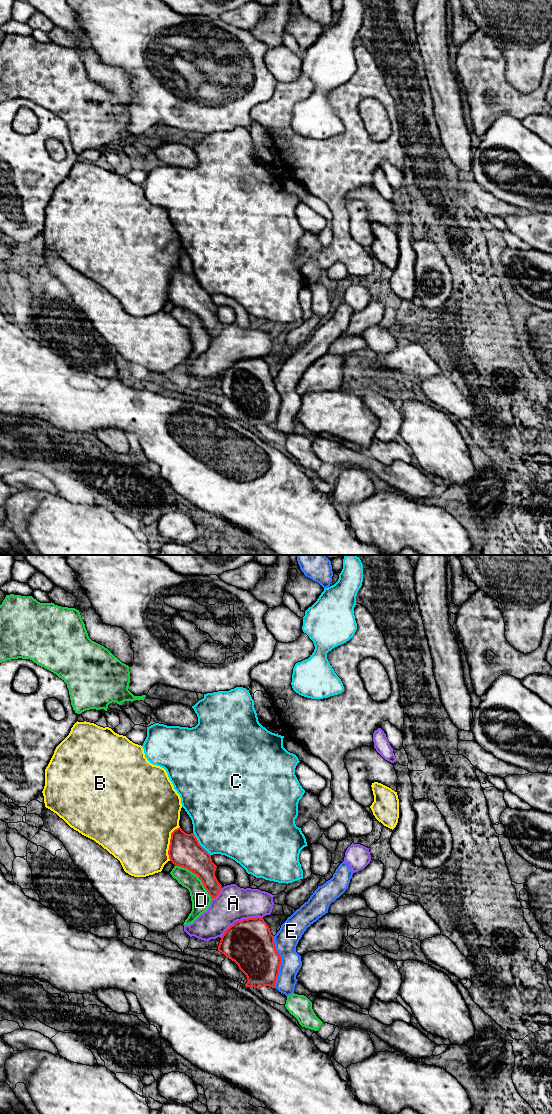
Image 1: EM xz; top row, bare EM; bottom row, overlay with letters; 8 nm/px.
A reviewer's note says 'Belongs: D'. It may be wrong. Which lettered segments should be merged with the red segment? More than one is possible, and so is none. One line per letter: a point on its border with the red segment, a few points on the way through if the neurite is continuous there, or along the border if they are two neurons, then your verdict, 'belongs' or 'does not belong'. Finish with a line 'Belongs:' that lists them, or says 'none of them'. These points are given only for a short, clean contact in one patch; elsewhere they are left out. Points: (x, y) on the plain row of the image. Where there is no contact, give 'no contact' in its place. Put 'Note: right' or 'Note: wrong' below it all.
A: contact xz (241, 360); does not belong
B: contact xz (170, 283); does not belong
C: contact xz (199, 284); does not belong
D: contact xz (197, 315); belongs
E: contact xz (281, 401); does not belong
Belongs: D
Note: right

